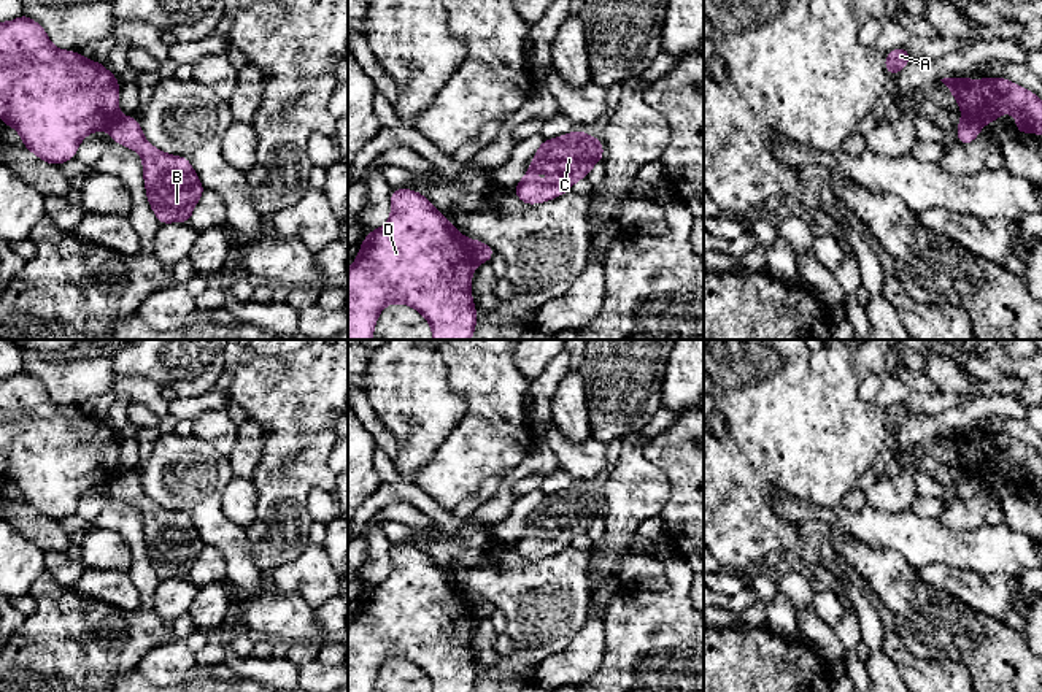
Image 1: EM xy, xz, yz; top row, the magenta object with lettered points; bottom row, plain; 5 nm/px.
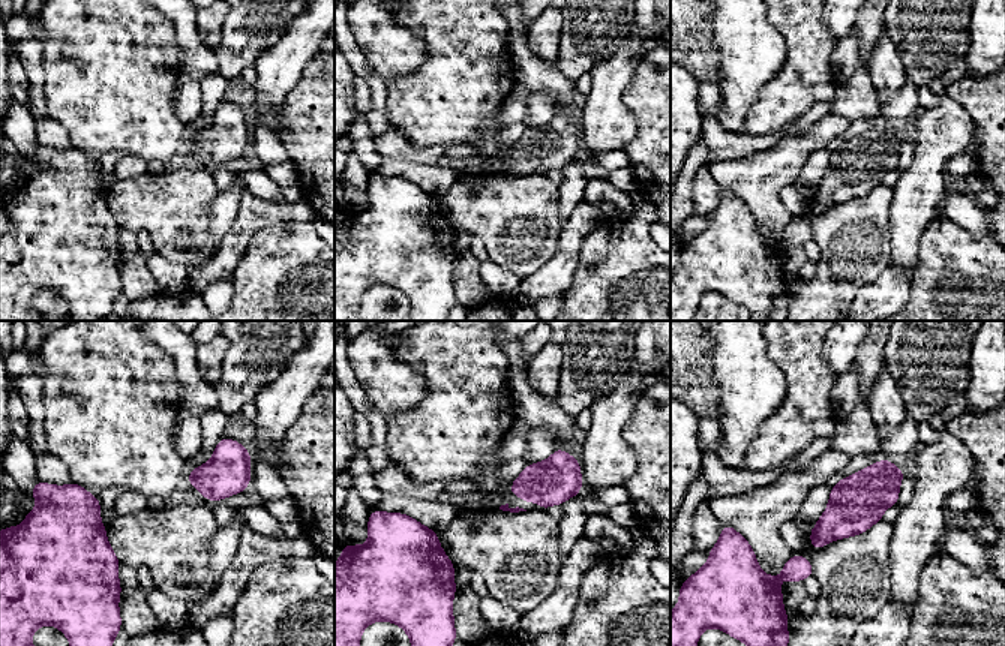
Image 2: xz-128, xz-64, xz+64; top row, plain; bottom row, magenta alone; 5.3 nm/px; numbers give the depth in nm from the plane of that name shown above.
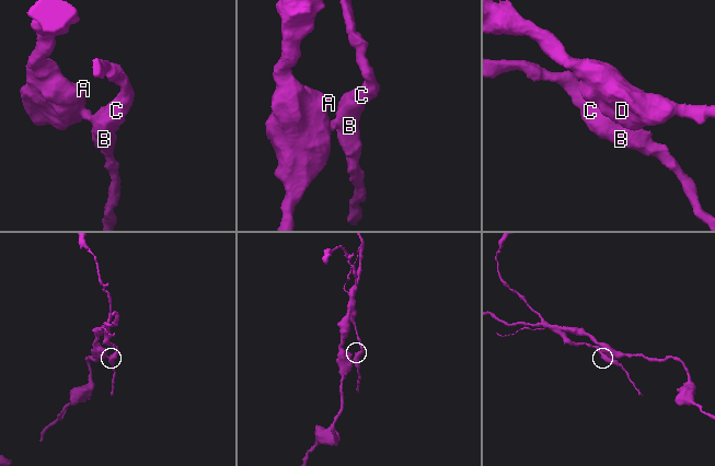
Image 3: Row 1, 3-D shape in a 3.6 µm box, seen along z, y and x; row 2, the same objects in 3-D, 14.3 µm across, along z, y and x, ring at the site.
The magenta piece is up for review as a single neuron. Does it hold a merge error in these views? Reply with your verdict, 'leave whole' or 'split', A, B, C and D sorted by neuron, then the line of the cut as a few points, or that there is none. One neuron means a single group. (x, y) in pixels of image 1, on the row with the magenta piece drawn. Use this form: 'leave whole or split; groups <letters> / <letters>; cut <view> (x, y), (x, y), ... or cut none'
split; groups A D / B C; cut xz (467, 240), (470, 254), (478, 262)

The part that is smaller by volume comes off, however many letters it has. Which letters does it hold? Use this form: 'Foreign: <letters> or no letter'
Foreign: B, C

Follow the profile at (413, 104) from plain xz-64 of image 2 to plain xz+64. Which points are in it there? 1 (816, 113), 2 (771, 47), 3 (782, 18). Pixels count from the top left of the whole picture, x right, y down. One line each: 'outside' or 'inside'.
1: outside
2: outside
3: inside

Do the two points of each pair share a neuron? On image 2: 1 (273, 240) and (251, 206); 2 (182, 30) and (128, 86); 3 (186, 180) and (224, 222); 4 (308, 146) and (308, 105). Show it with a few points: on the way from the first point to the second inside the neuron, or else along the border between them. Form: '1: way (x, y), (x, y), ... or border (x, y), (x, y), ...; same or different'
1: border (300, 221), (261, 228), (243, 255); different
2: border (167, 15), (174, 24), (180, 69); different
3: border (219, 192), (209, 210), (212, 242); different
4: way (308, 135), (308, 116); same

